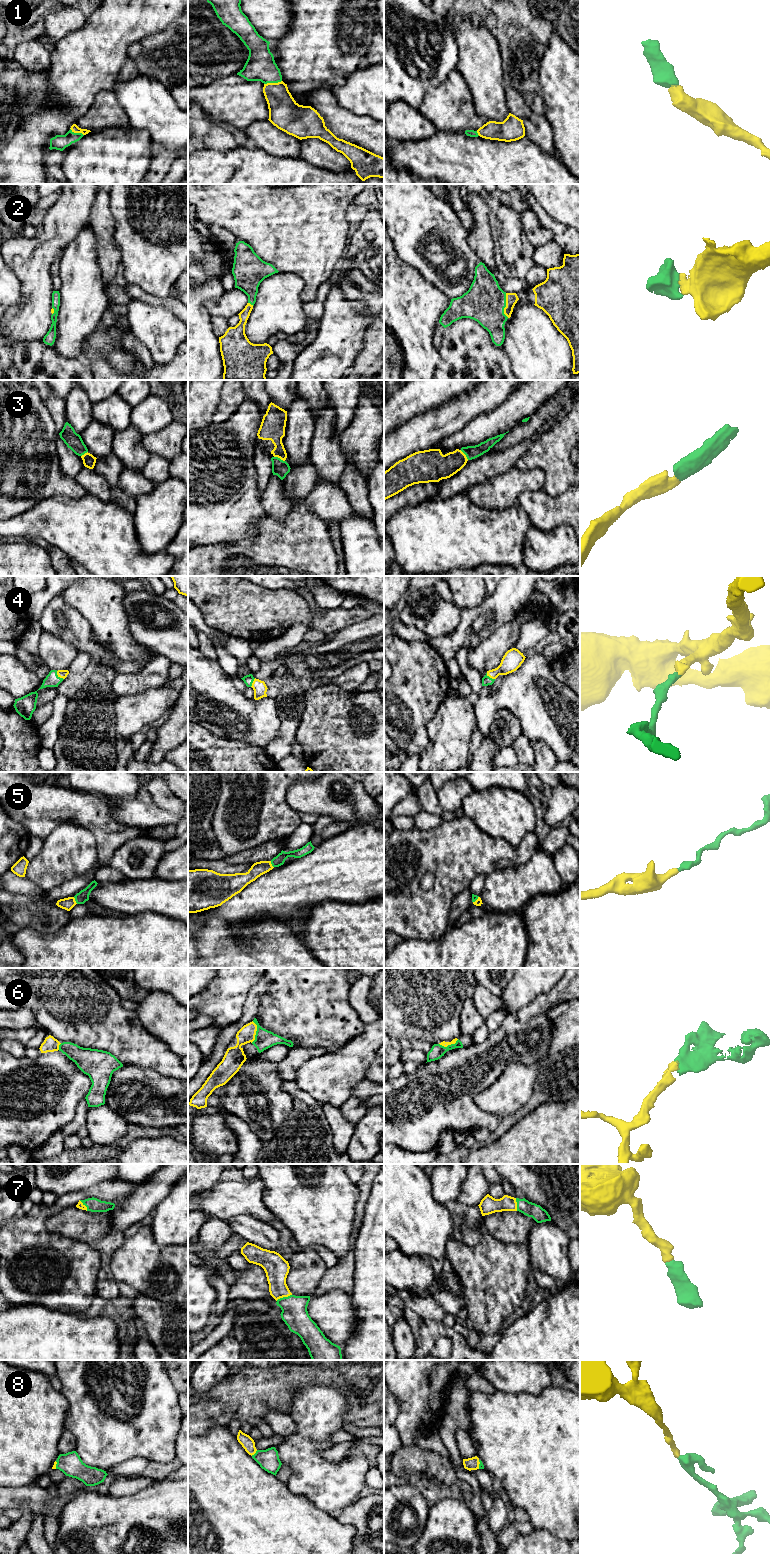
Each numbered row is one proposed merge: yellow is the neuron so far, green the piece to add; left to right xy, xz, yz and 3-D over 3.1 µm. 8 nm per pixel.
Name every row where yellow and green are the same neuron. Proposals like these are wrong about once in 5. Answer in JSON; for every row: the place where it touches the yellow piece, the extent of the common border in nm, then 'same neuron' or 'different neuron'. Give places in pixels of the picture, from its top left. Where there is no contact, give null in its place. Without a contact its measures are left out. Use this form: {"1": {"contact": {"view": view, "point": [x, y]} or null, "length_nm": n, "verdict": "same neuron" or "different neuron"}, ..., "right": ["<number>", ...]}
{"1": {"contact": {"view": "xz", "point": [272, 83]}, "length_nm": 150, "verdict": "same neuron"}, "2": {"contact": {"view": "yz", "point": [506, 305]}, "length_nm": 200, "verdict": "same neuron"}, "3": {"contact": {"view": "xz", "point": [279, 457]}, "length_nm": 100, "verdict": "same neuron"}, "4": {"contact": {"view": "xy", "point": [59, 676]}, "length_nm": 90, "verdict": "same neuron"}, "5": {"contact": {"view": "xy", "point": [74, 900]}, "length_nm": 70, "verdict": "same neuron"}, "6": {"contact": {"view": "xz", "point": [255, 1032]}, "length_nm": 180, "verdict": "same neuron"}, "7": {"contact": {"view": "xz", "point": [283, 1296]}, "length_nm": 140, "verdict": "same neuron"}, "8": {"contact": {"view": "xz", "point": [254, 1453]}, "length_nm": 70, "verdict": "same neuron"}, "right": ["1", "2", "3", "4", "5", "6", "7", "8"]}

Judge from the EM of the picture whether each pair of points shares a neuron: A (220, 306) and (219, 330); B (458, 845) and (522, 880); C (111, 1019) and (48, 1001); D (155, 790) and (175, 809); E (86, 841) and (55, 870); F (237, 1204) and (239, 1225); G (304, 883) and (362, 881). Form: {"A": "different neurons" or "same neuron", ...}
{"A": "different neurons", "B": "different neurons", "C": "same neuron", "D": "same neuron", "E": "same neuron", "F": "different neurons", "G": "same neuron"}

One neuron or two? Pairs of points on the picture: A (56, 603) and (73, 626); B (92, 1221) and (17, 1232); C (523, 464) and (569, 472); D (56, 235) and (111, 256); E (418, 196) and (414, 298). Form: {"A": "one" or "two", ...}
{"A": "one", "B": "two", "C": "one", "D": "two", "E": "two"}

